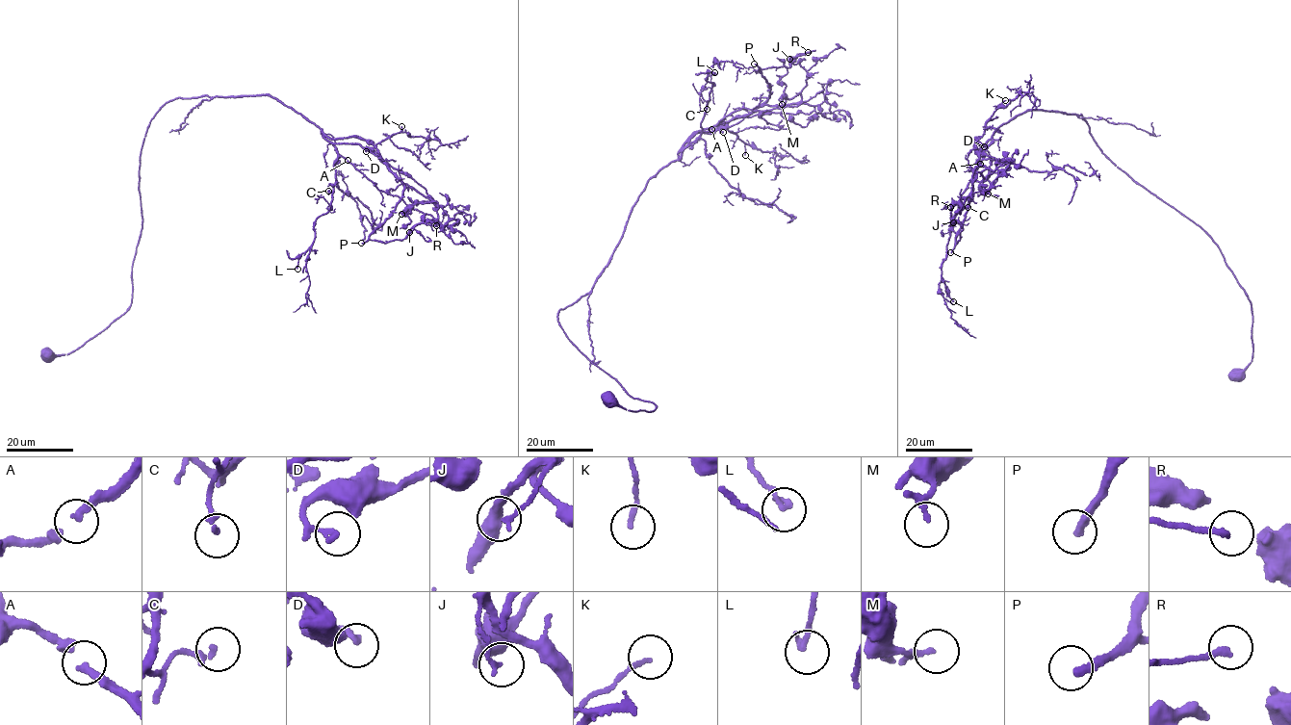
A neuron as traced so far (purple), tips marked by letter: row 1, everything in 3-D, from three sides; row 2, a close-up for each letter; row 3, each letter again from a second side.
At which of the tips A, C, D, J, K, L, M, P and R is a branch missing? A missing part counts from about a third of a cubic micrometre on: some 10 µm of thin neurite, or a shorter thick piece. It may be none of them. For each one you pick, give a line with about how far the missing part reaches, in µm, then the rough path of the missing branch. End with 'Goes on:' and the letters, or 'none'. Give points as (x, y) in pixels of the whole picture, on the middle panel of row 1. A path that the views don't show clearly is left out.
P: Missing length about 25 µm
Goes on: P

